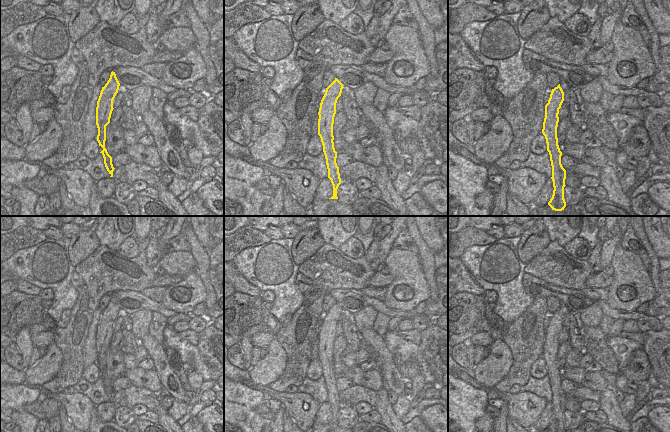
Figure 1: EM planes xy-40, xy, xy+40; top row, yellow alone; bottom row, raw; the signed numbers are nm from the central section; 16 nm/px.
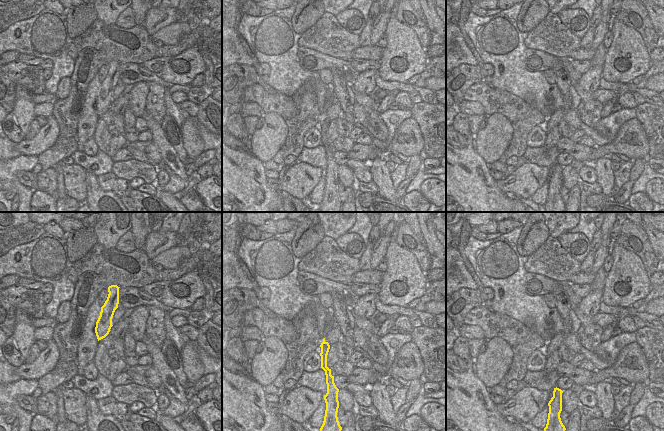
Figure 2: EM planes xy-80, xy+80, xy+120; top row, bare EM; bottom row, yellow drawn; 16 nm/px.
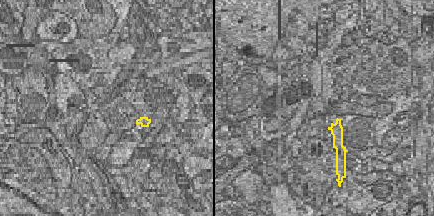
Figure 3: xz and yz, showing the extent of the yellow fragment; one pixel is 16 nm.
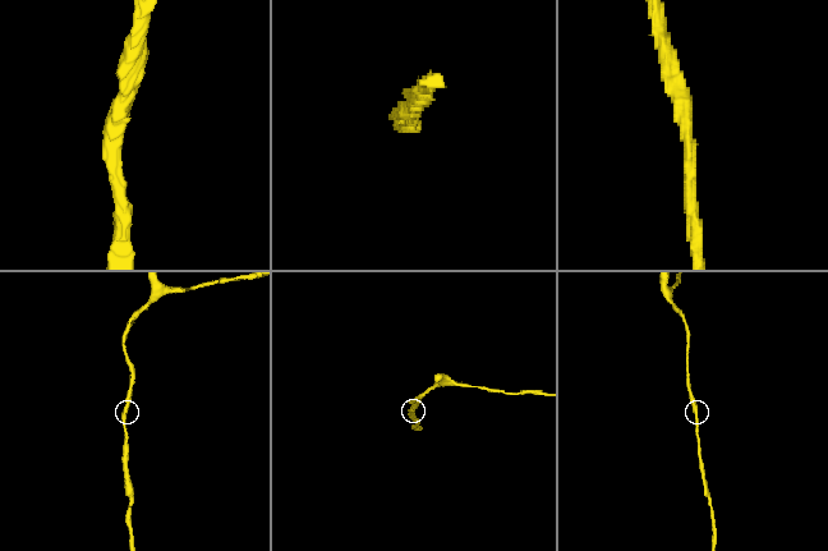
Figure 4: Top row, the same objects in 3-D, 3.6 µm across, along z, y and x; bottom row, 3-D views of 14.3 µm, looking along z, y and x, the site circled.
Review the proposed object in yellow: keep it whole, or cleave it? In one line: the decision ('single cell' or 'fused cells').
single cell

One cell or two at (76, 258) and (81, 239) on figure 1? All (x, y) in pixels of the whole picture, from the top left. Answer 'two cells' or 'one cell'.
one cell

